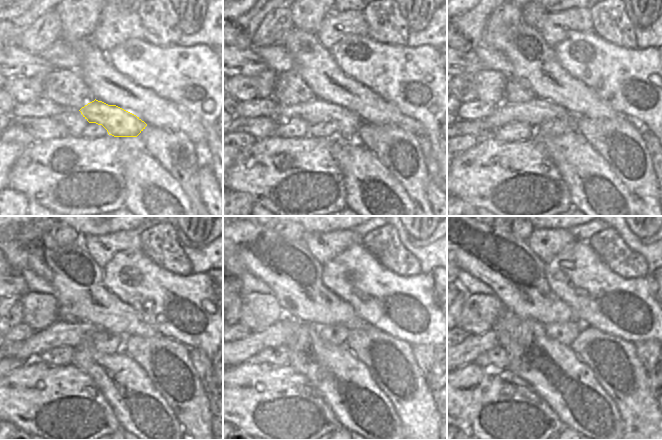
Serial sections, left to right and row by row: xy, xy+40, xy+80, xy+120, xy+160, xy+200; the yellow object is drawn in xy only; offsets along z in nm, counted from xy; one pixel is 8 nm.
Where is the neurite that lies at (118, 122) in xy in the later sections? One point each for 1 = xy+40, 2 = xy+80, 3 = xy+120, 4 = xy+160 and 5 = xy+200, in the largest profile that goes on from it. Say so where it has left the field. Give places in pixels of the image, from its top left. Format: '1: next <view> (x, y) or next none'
1: next xy+40 (314, 111)
2: next xy+80 (536, 111)
3: next xy+120 (60, 334)
4: next xy+160 (278, 334)
5: next xy+200 (467, 350)

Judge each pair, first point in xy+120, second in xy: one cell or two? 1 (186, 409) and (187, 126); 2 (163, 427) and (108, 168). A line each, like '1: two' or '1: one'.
1: two
2: two

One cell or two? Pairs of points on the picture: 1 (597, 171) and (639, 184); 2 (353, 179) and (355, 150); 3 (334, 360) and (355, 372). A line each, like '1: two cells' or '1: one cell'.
1: two cells
2: one cell
3: one cell

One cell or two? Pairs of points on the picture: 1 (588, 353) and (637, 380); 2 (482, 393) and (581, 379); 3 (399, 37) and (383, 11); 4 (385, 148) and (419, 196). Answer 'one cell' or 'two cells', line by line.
1: one cell
2: two cells
3: one cell
4: one cell

